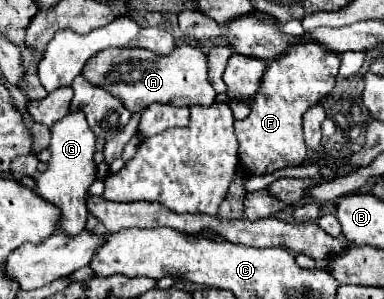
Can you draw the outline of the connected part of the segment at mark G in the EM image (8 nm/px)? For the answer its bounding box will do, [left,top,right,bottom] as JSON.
[35,113,97,237]

